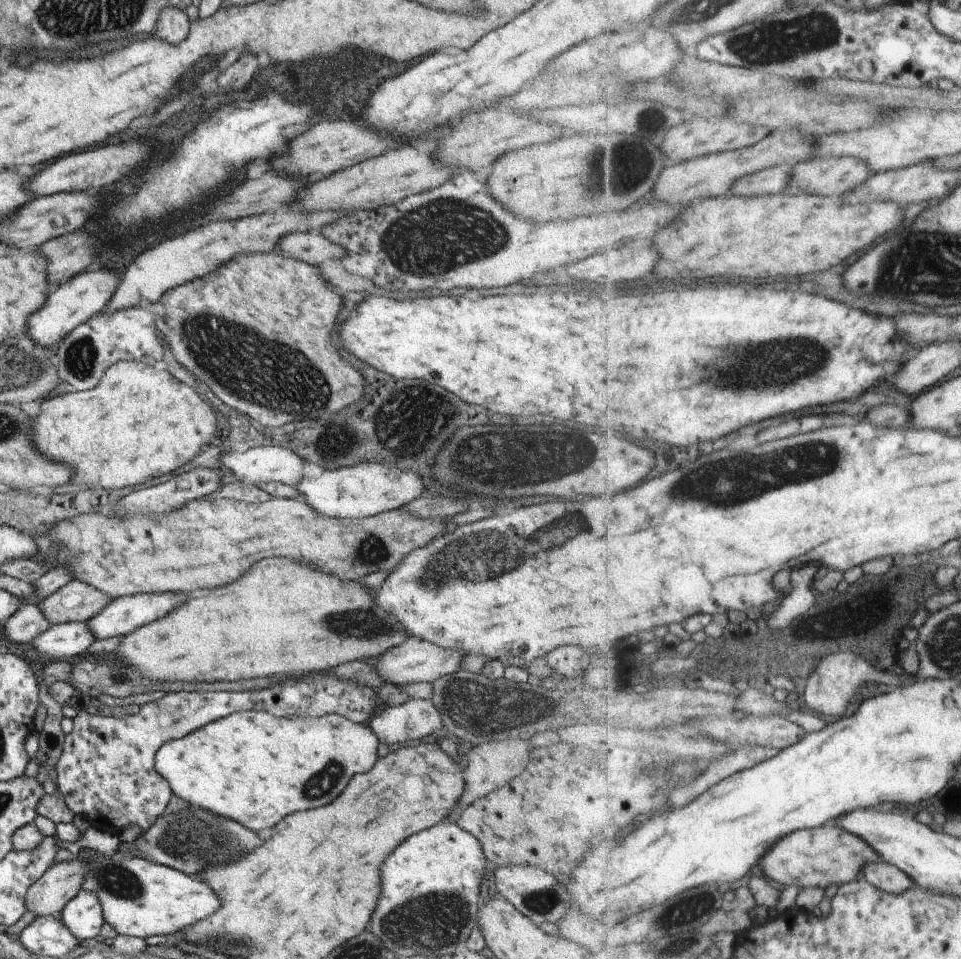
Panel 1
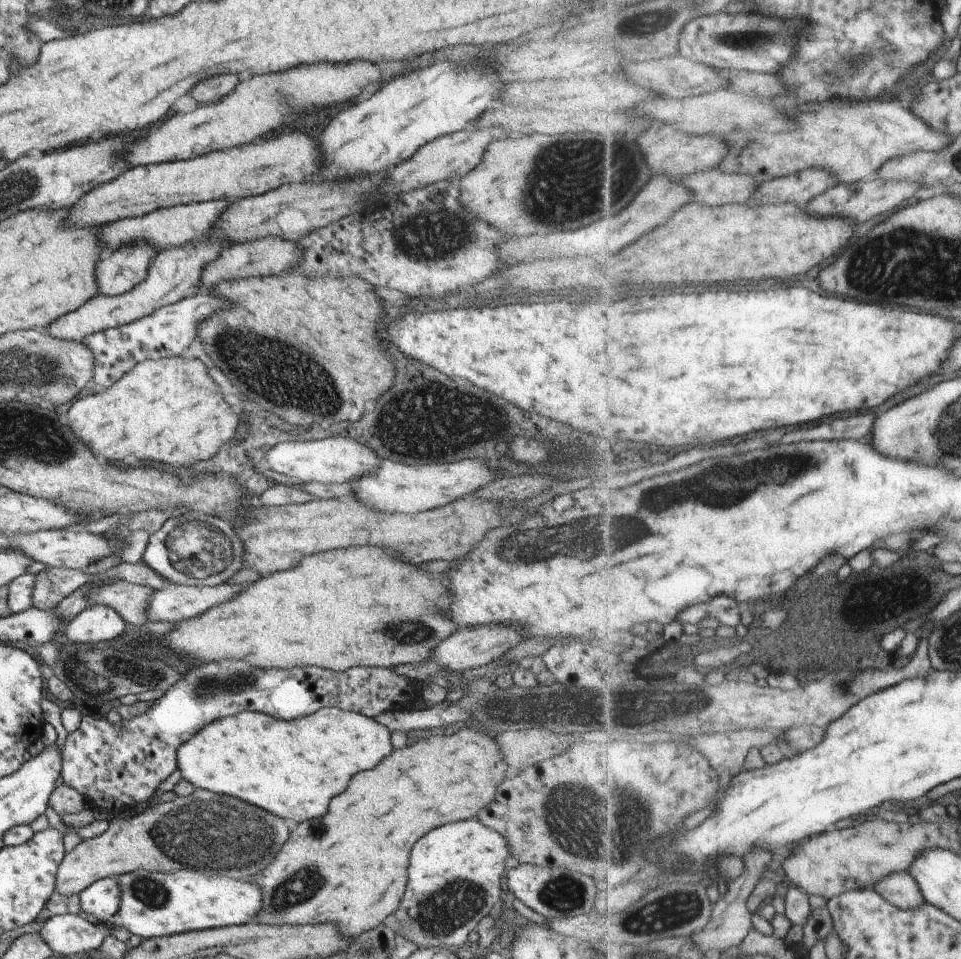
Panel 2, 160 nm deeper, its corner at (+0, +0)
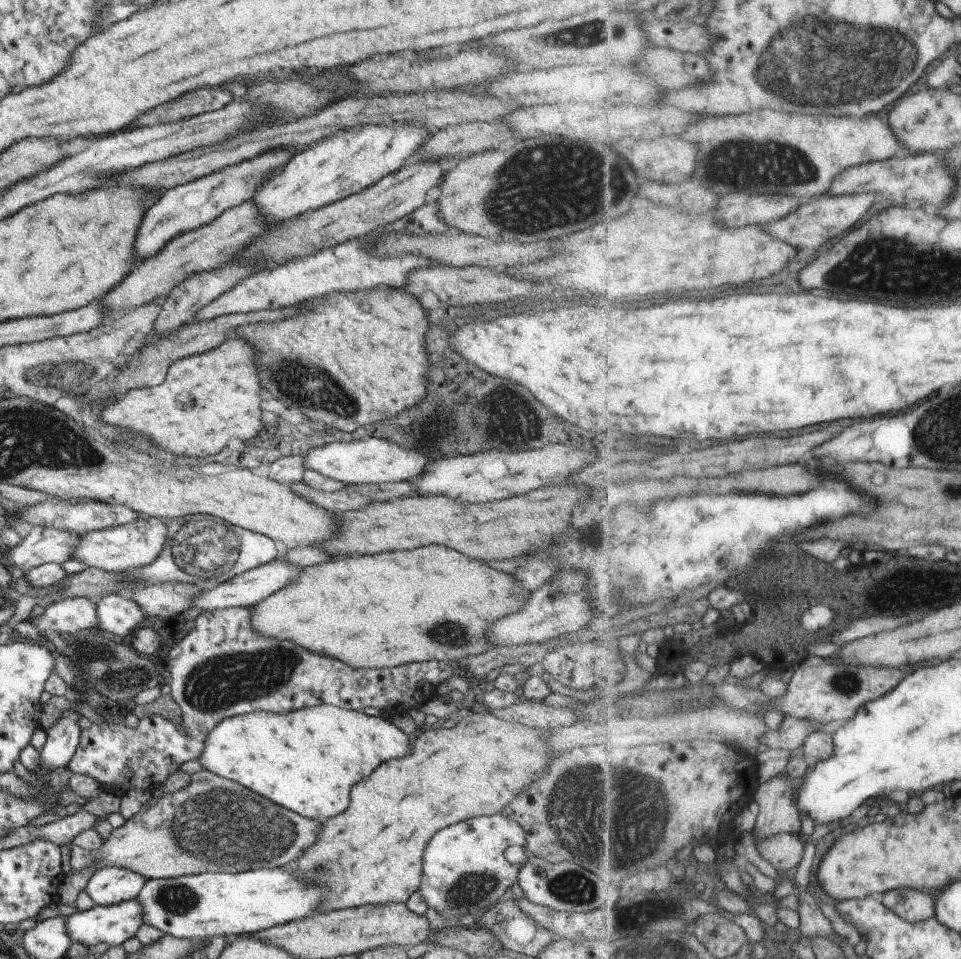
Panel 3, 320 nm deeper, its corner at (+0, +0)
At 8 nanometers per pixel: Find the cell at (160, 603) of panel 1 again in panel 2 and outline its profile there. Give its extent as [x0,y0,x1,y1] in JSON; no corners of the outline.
[146,584,246,622]

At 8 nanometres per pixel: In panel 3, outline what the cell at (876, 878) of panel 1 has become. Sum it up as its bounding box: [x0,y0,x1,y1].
[880,889,936,923]

